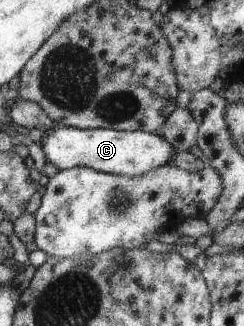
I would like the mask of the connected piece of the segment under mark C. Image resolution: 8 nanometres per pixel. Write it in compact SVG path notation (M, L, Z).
M54 127L40 144L45 161L56 165L59 170L84 167L107 174L139 176L162 167L173 158L175 149L162 136L142 130L115 130L112 128Z

